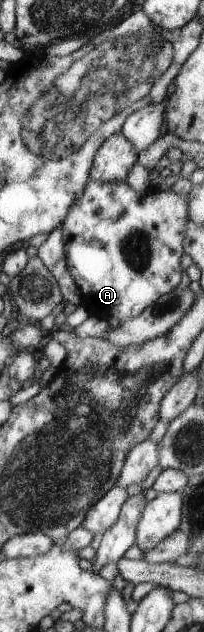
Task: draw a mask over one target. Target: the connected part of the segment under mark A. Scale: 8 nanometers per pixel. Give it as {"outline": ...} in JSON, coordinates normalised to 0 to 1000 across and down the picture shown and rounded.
{"outline":[[[431,283],[407,302],[299,351],[324,424],[392,460],[392,481],[436,500],[603,508],[696,494],[779,468],[882,446],[882,405],[912,370],[917,312],[824,301],[725,297],[662,304],[618,286],[490,288]]]}

